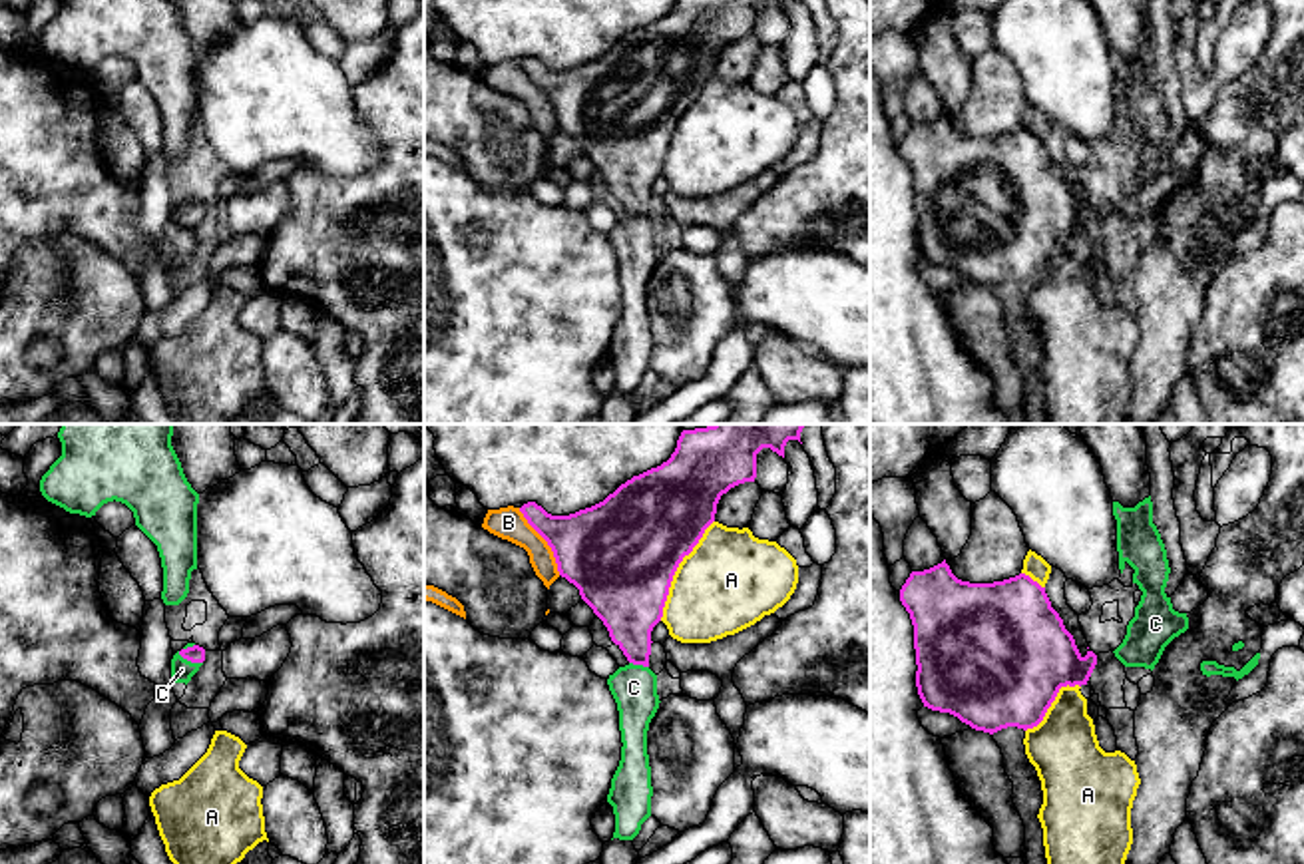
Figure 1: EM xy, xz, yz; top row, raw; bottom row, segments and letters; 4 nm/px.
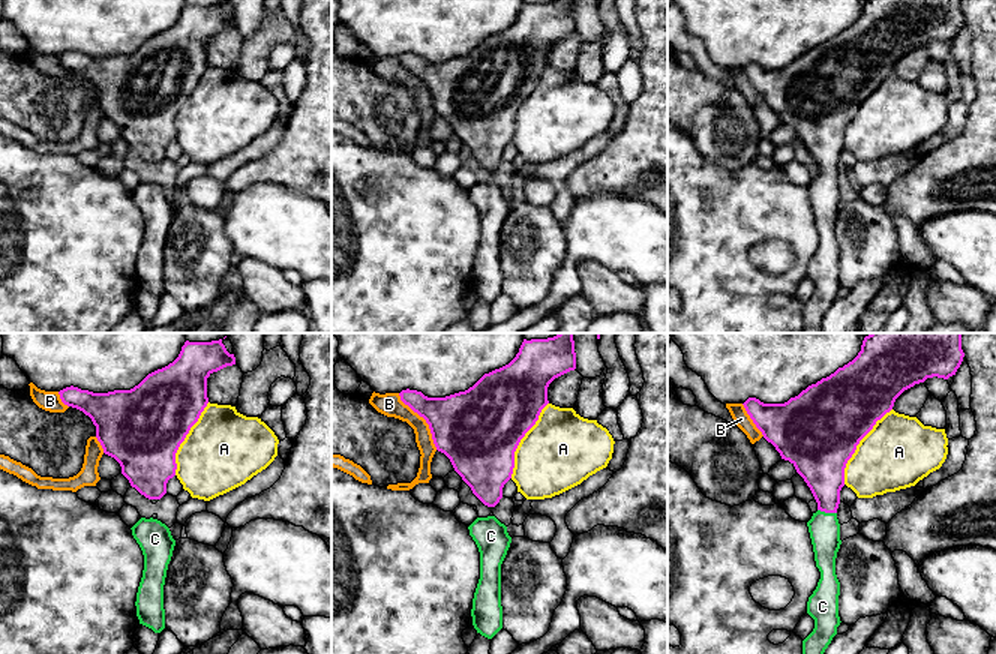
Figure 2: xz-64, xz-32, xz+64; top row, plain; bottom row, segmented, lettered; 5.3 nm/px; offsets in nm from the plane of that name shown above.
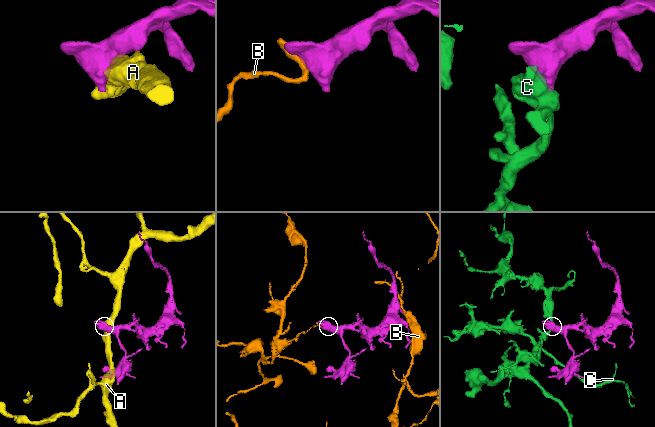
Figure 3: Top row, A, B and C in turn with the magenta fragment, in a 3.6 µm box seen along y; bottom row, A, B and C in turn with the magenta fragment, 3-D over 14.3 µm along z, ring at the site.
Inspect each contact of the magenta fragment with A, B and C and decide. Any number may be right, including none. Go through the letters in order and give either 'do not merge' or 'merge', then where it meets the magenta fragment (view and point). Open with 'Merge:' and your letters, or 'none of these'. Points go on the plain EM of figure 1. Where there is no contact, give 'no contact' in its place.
Merge: C
A: do not merge | xz (675, 124)
B: do not merge | xz (546, 94)
C: merge | xy (190, 214)

